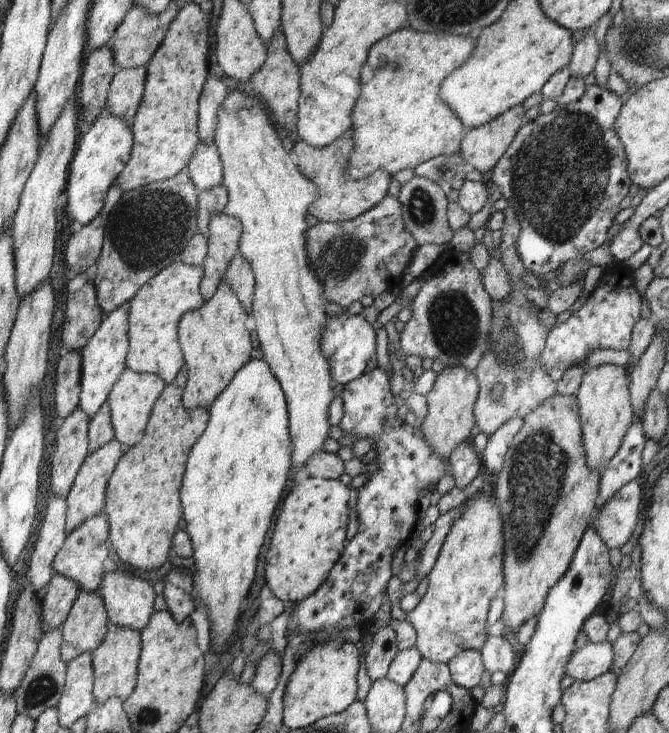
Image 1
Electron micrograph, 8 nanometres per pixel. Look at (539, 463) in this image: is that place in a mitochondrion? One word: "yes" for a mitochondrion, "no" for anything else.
yes

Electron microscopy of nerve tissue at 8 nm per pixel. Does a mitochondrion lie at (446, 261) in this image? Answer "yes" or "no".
yes

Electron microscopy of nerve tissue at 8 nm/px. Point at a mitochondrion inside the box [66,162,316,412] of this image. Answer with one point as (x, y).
(150, 227)

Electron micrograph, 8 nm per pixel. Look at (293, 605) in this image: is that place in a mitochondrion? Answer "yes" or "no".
no

